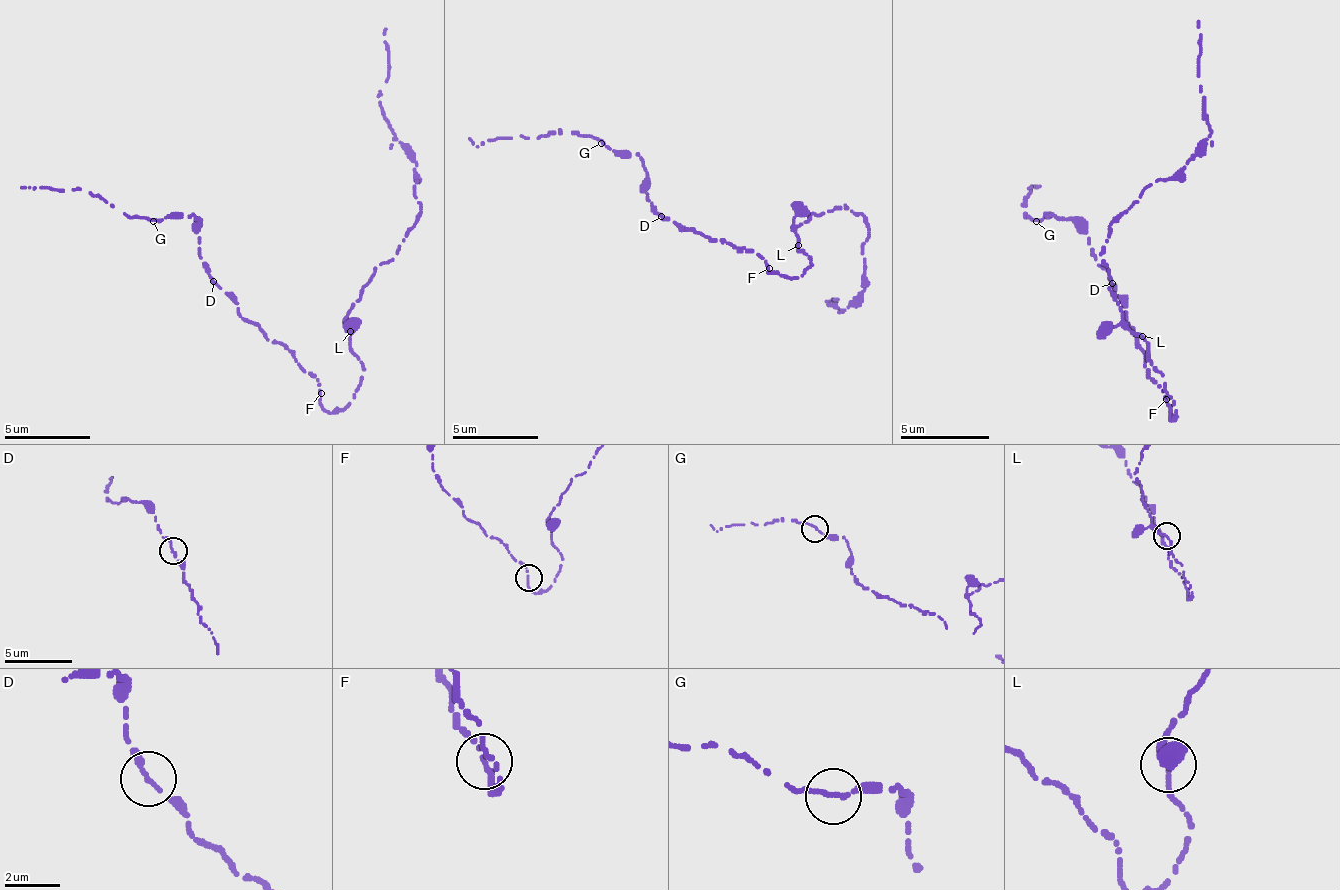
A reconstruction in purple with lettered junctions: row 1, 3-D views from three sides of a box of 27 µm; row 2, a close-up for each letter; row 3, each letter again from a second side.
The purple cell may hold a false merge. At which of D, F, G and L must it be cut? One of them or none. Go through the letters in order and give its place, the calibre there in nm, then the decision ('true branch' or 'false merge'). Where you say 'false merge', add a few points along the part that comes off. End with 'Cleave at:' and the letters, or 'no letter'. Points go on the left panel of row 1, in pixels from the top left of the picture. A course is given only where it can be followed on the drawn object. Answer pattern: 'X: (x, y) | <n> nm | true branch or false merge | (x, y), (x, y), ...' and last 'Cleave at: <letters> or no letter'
D: (213, 281) | 190 nm | true branch
F: (321, 393) | 170 nm | true branch
G: (153, 221) | 160 nm | true branch
L: (350, 331) | 190 nm | true branch
Cleave at: no letter

